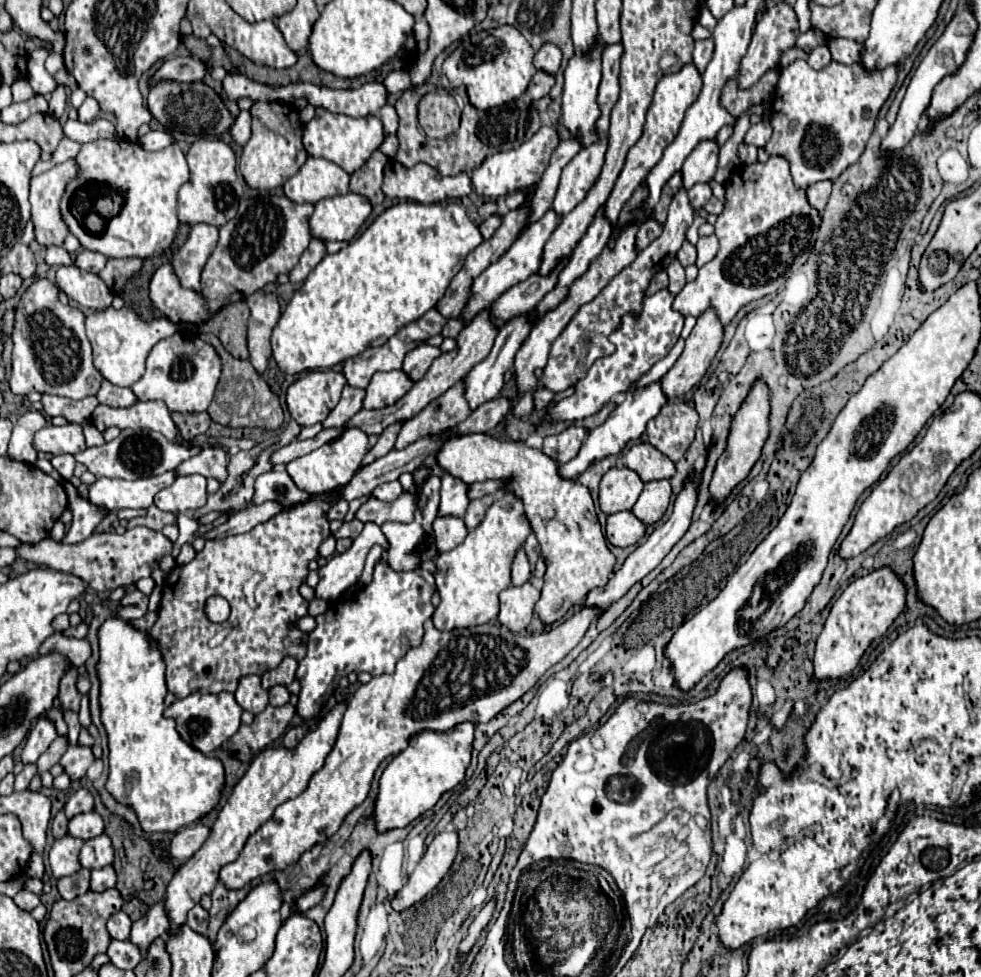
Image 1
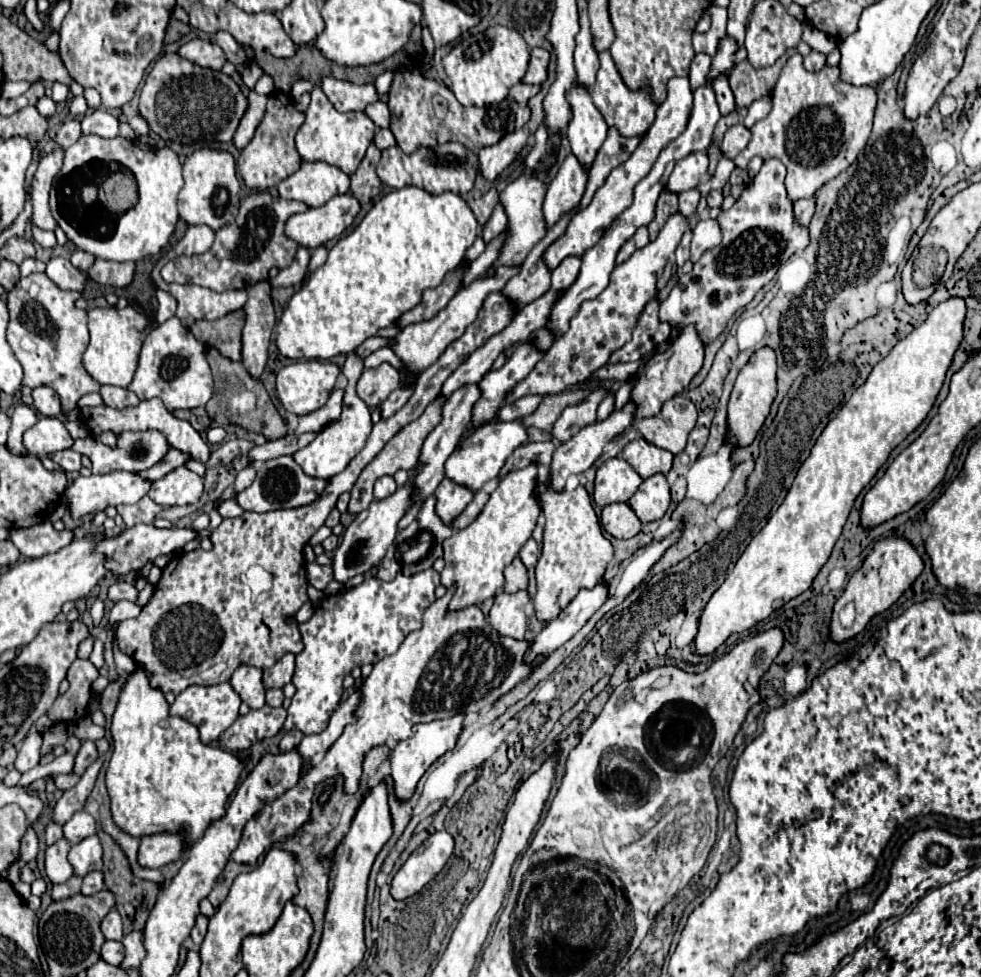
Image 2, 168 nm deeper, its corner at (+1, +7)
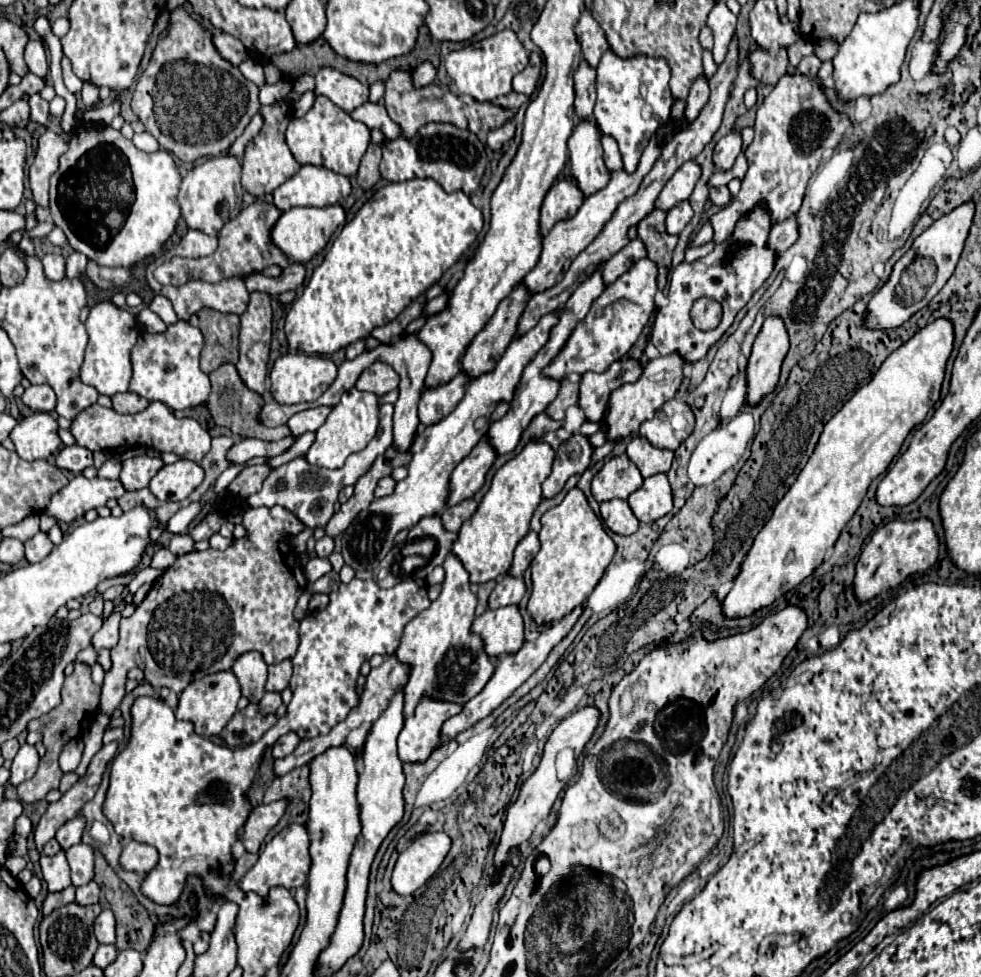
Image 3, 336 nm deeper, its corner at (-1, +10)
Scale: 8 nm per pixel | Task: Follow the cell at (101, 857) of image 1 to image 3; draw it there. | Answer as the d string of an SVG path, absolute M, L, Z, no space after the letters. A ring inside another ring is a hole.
M75 844L65 850L67 862L71 866L71 882L73 886L83 886L93 880L93 848L87 844Z

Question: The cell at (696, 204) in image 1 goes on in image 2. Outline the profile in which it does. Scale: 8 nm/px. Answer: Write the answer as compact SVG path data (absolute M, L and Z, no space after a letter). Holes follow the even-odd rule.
M689 189L689 191L683 191L679 193L679 211L685 215L685 217L691 217L697 209L697 203L701 199L701 193L699 189Z

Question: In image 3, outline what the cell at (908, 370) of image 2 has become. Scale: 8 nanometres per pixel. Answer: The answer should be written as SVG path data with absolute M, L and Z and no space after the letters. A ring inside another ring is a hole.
M945 318L935 320L933 324L921 328L909 342L899 346L887 360L881 364L877 374L869 384L859 388L851 400L825 424L821 438L815 446L805 468L799 472L795 484L775 506L771 520L757 534L747 562L741 566L741 572L735 580L735 586L723 600L725 618L751 616L755 610L769 606L773 600L783 596L801 584L825 558L829 546L835 544L845 524L855 514L863 496L867 494L869 484L887 470L891 460L899 454L907 434L919 426L933 404L939 400L939 390L945 374L945 362L953 350L953 324Z

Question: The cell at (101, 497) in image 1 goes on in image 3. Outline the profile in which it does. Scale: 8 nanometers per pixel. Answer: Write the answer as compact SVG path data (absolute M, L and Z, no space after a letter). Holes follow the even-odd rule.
M75 476L65 488L51 496L49 504L45 506L43 514L53 516L57 522L73 522L81 518L87 510L105 506L109 498L119 498L125 494L121 482L93 478L87 480L85 476Z

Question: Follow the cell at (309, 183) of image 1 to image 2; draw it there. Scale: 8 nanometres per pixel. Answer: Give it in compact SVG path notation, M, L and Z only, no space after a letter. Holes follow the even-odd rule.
M303 161L299 171L279 183L283 199L297 199L309 207L327 203L333 195L349 191L349 175L325 161Z

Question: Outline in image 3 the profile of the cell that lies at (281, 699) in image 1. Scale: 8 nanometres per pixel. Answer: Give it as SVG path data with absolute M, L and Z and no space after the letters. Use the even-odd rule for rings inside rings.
M265 692L265 696L259 700L259 712L263 716L273 714L281 706L281 694L277 692Z

